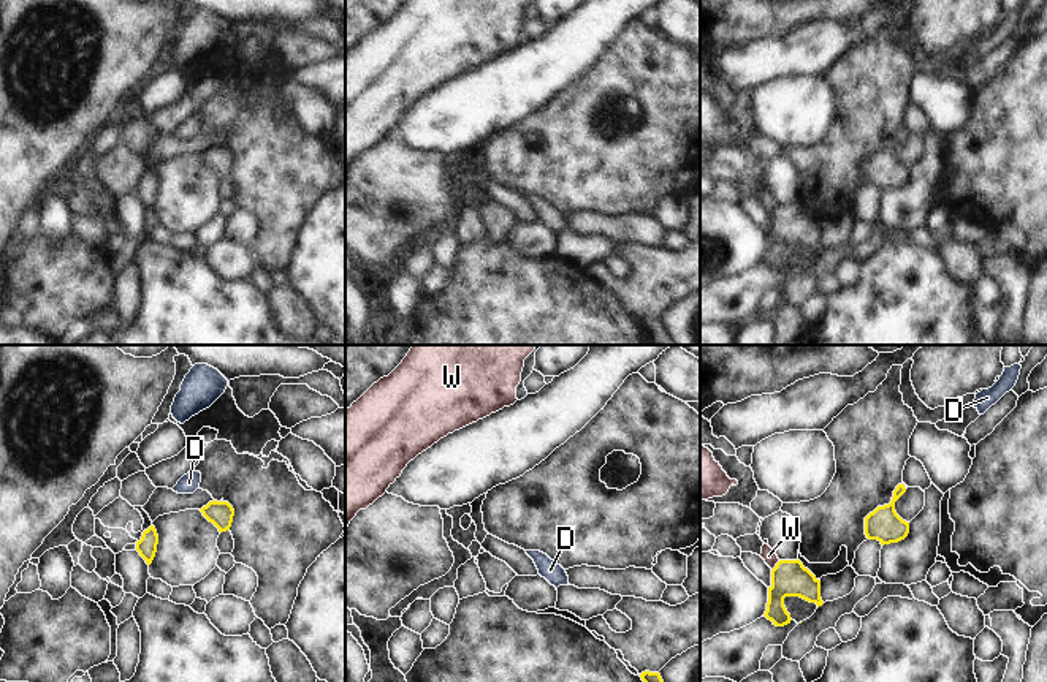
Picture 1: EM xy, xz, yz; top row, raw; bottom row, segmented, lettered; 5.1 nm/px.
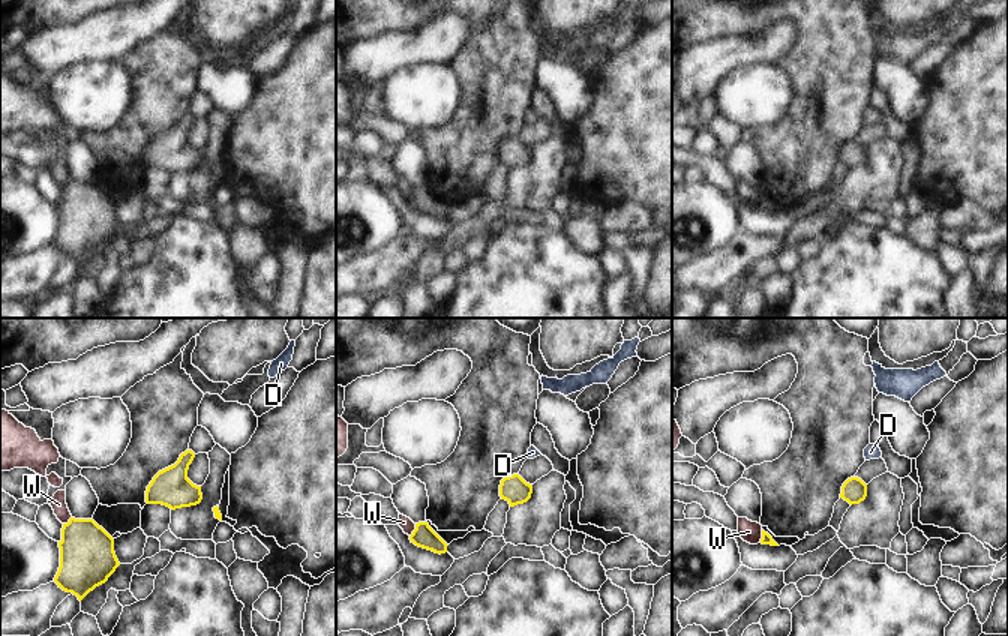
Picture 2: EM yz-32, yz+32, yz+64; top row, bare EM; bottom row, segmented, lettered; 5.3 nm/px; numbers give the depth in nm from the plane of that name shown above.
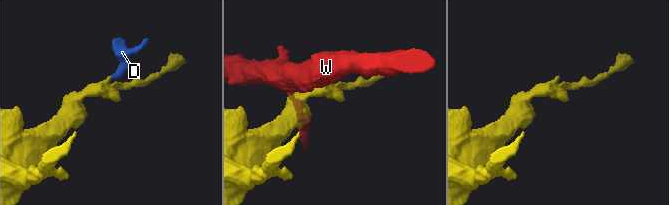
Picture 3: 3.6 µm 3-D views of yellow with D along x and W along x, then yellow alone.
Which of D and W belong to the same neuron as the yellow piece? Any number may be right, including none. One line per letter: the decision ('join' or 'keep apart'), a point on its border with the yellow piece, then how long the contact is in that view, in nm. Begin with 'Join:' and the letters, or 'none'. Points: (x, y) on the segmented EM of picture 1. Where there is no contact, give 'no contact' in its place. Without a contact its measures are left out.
Join: D
D: join; meets yellow in yz at (903, 486); contact 40 nm long
W: keep apart; meets yellow in yz at (776, 565); contact 70 nm long

